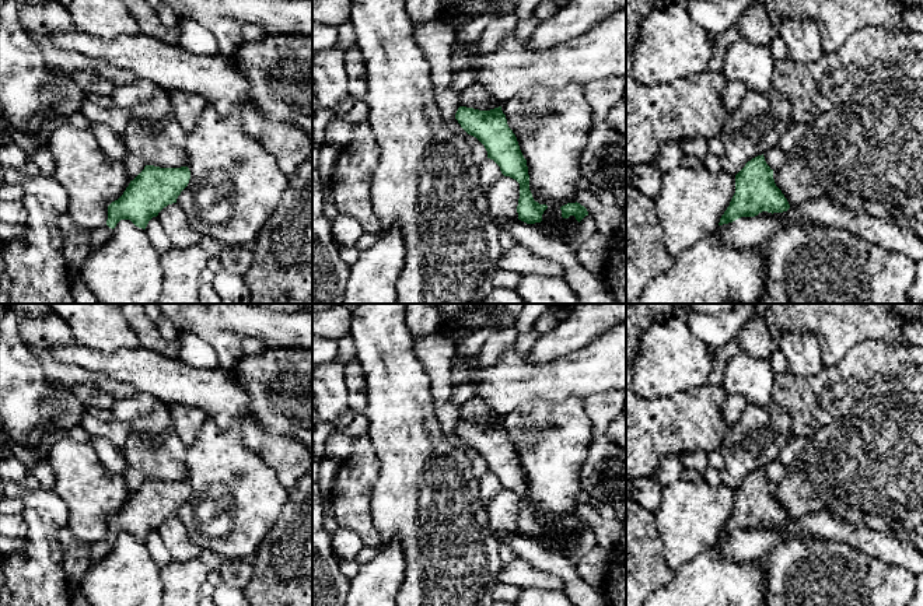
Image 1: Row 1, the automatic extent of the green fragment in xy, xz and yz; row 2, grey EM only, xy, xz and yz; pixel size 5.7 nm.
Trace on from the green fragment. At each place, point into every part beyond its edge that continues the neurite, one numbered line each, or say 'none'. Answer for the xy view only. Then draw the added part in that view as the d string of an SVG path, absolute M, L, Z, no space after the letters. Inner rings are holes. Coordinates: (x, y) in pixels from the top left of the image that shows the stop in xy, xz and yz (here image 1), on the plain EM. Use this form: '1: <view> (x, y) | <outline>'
1: xy (98, 550) | M104 539L98 543L92 543L91 544L91 560L99 560L102 558L111 549L112 549L112 542L109 542L108 539Z

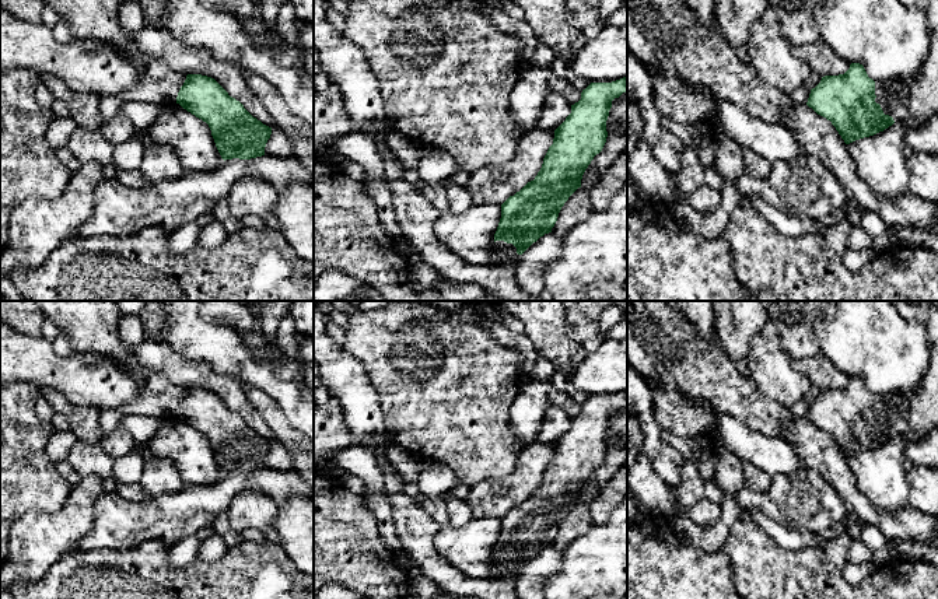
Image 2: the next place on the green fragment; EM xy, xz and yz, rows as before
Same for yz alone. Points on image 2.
1: yz (893, 409) | M910 392L875 395L875 416L881 418L885 428L893 431L895 437L909 432L909 413L914 402Z

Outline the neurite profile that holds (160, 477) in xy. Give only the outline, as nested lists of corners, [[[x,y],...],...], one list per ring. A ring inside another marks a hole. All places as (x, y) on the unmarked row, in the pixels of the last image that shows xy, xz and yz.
[[[151,458],[144,462],[139,484],[151,498],[174,494],[183,488],[181,474],[175,465],[160,458]]]

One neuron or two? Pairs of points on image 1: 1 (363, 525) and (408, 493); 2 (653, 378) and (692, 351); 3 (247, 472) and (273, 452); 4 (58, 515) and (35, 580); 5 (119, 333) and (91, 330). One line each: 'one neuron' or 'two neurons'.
1: two neurons
2: one neuron
3: two neurons
4: one neuron
5: one neuron

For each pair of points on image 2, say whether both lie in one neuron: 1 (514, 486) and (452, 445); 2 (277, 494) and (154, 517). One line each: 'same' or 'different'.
1: different
2: same

